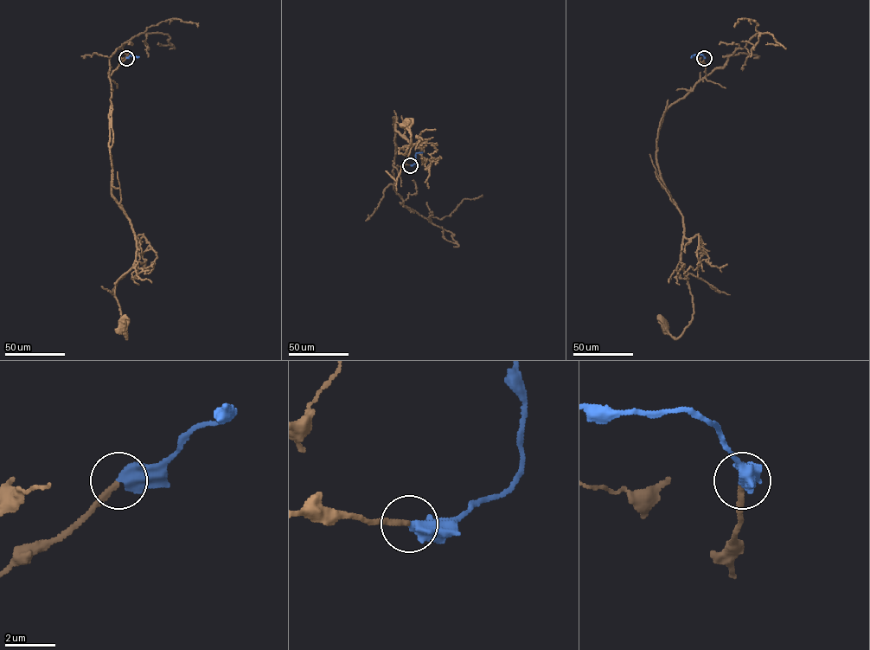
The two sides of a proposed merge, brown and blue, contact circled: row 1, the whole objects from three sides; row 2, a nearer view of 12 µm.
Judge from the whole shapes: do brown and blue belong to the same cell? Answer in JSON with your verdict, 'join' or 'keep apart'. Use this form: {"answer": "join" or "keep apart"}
{"answer": "join"}

